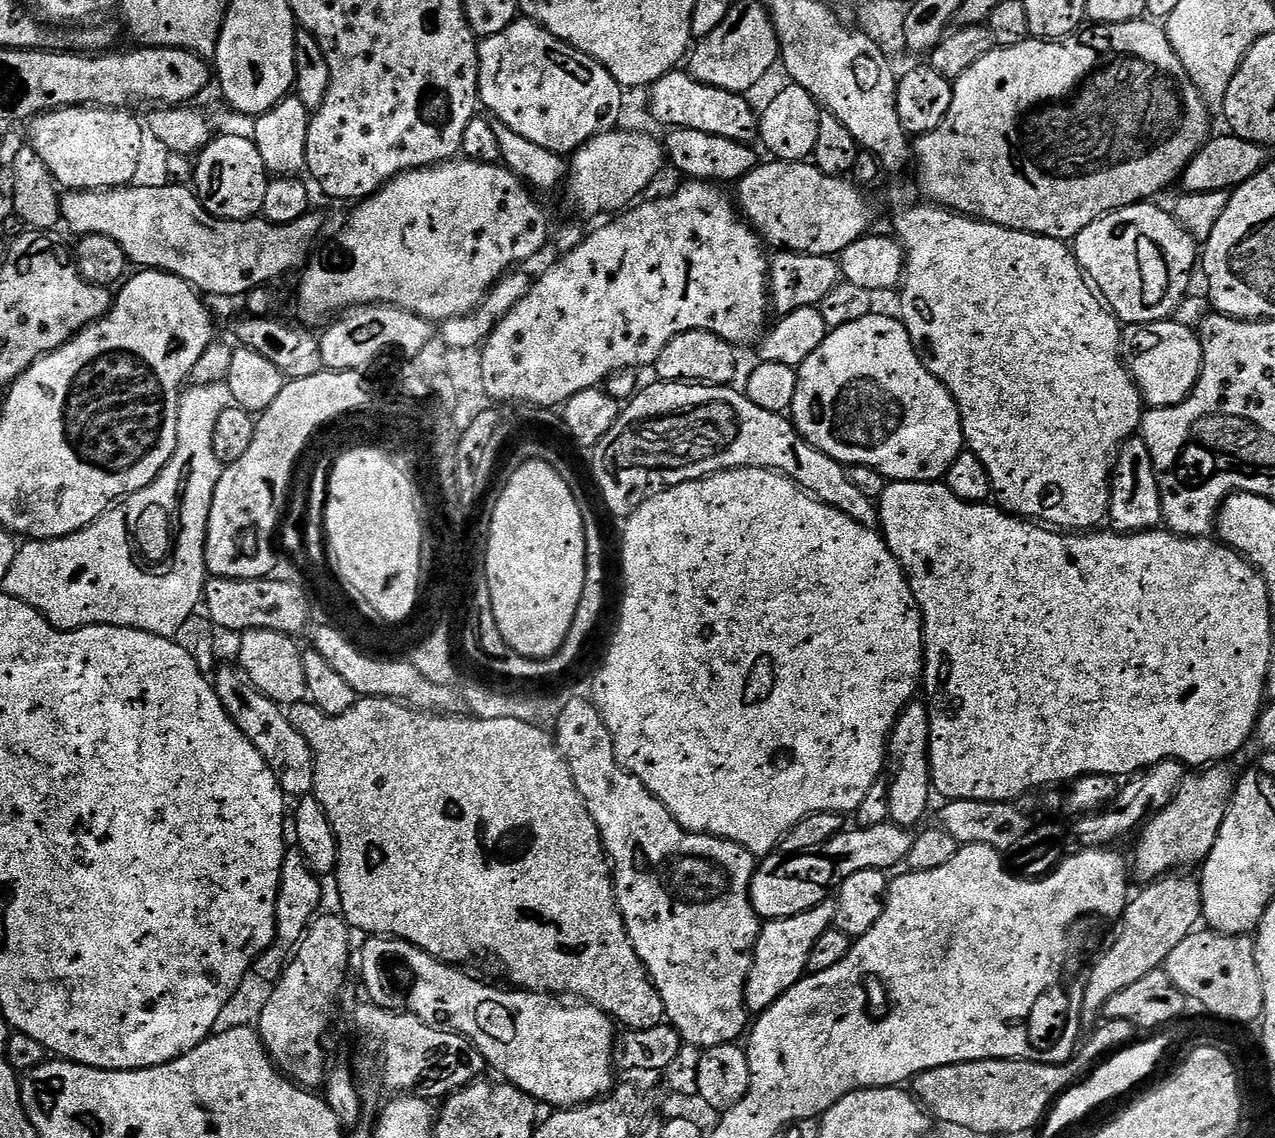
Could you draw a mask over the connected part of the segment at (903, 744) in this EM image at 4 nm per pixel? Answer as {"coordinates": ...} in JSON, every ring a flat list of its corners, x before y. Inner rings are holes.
{"coordinates":[[913,698,901,710,892,734,888,738,890,757,890,776,888,797,890,798,889,821,909,830,915,829,920,819,928,812,928,799,933,799,932,767,928,761,928,743,930,742,930,714,923,699]]}

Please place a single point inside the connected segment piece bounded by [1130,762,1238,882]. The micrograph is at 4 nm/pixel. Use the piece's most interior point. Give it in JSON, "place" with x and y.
{"place":[1183,833]}

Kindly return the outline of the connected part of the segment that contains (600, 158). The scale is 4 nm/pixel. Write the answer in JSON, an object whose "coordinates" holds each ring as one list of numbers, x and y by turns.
{"coordinates":[[620,131,598,134,593,140,587,140,577,152,571,153,566,187,576,199,577,210,588,216,600,216,603,212,616,214,635,205,655,182,660,167,665,167,666,153,659,139,655,140,644,132]]}

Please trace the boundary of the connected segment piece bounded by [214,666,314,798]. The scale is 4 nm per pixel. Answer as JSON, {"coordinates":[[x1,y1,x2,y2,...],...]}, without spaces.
{"coordinates":[[221,667,214,676,214,687,226,714,250,738,250,742,266,758,270,770,274,770,274,778,278,778,278,786,285,797,299,798,309,795,314,789,314,758,306,738,294,730,288,720,288,713,281,705,274,703,262,690,258,690,250,682,250,678,239,667]]}

